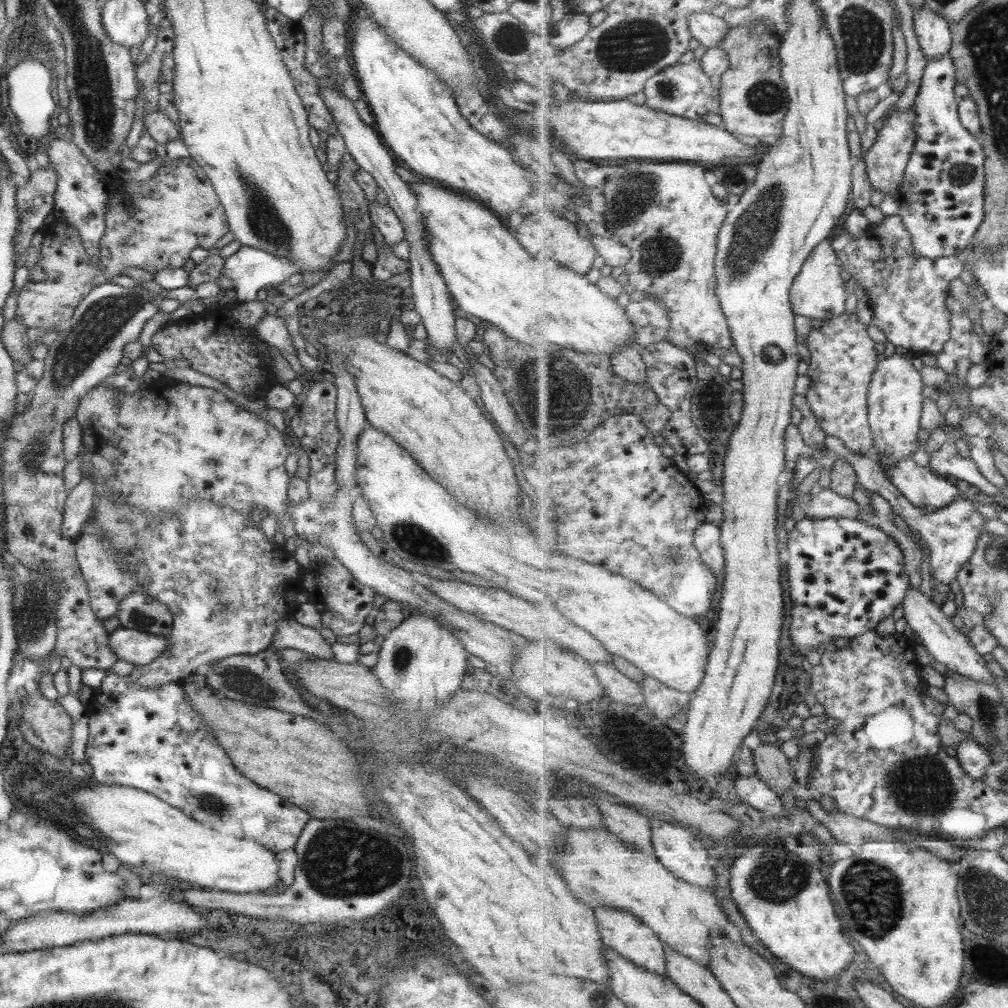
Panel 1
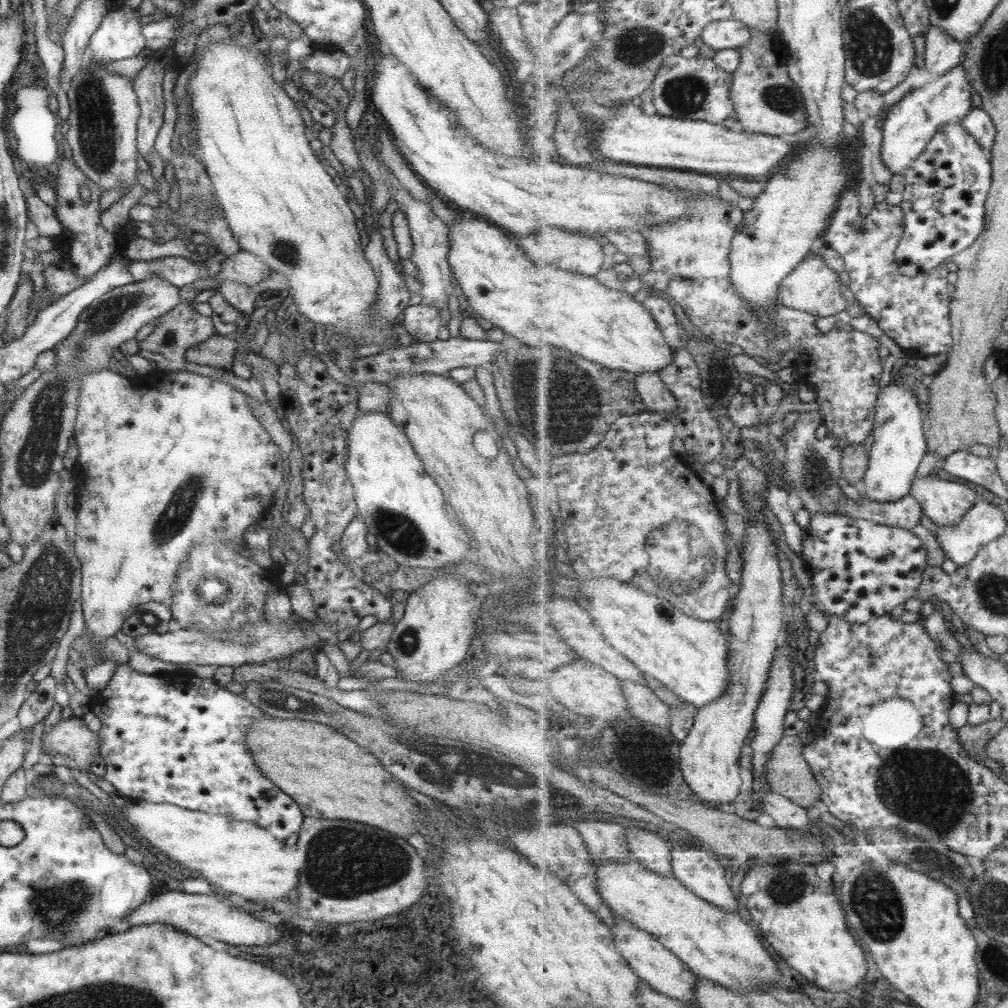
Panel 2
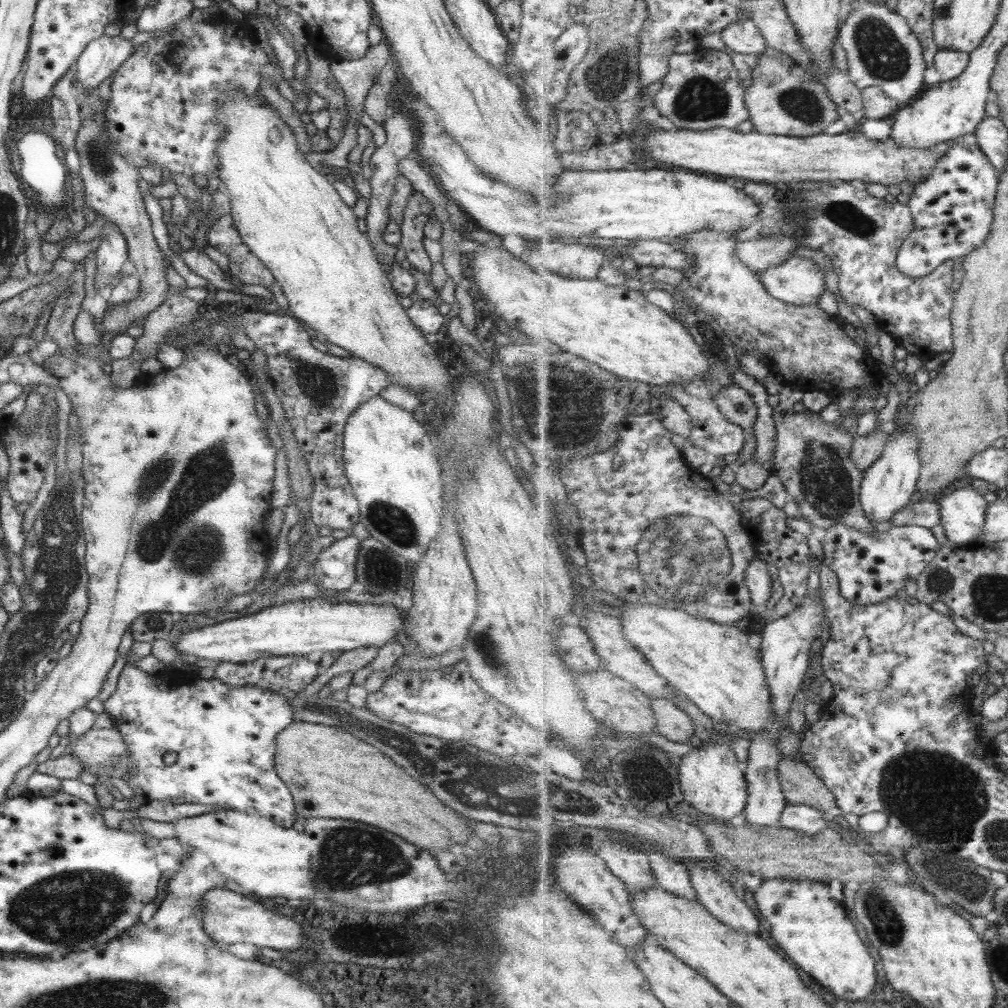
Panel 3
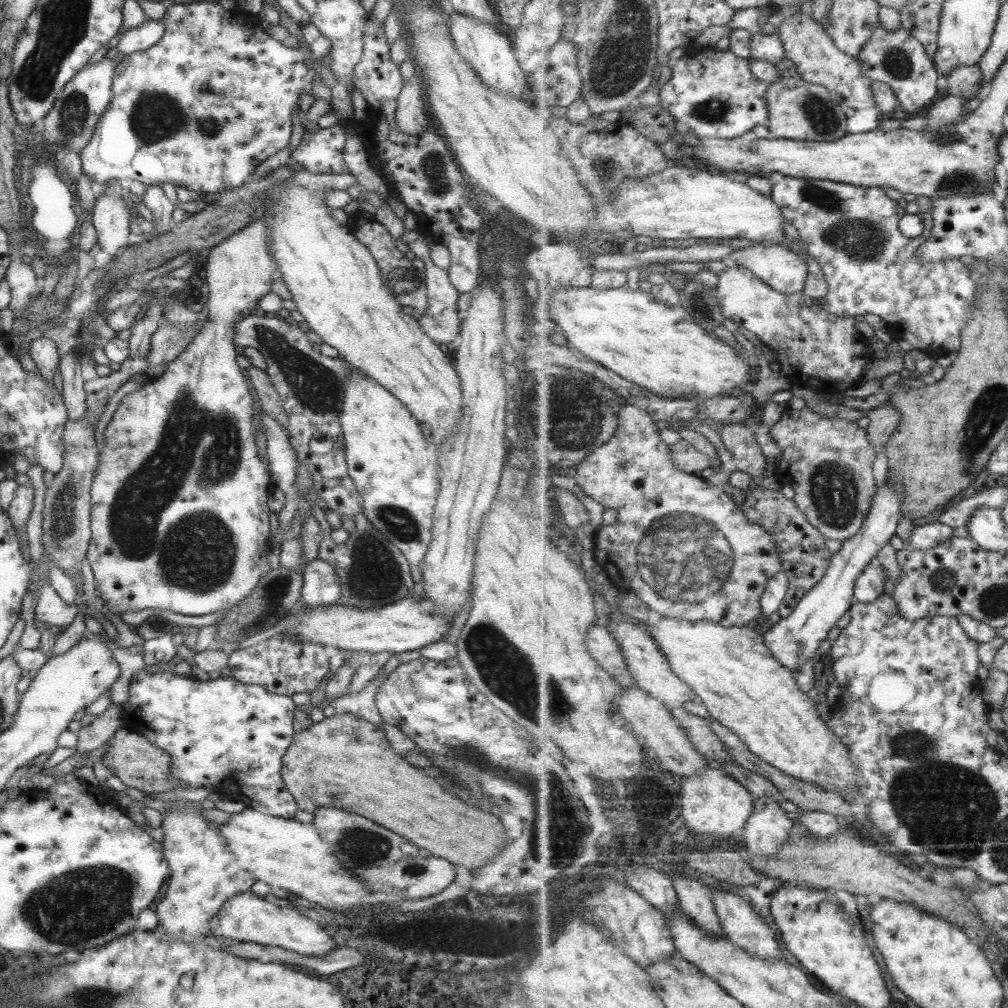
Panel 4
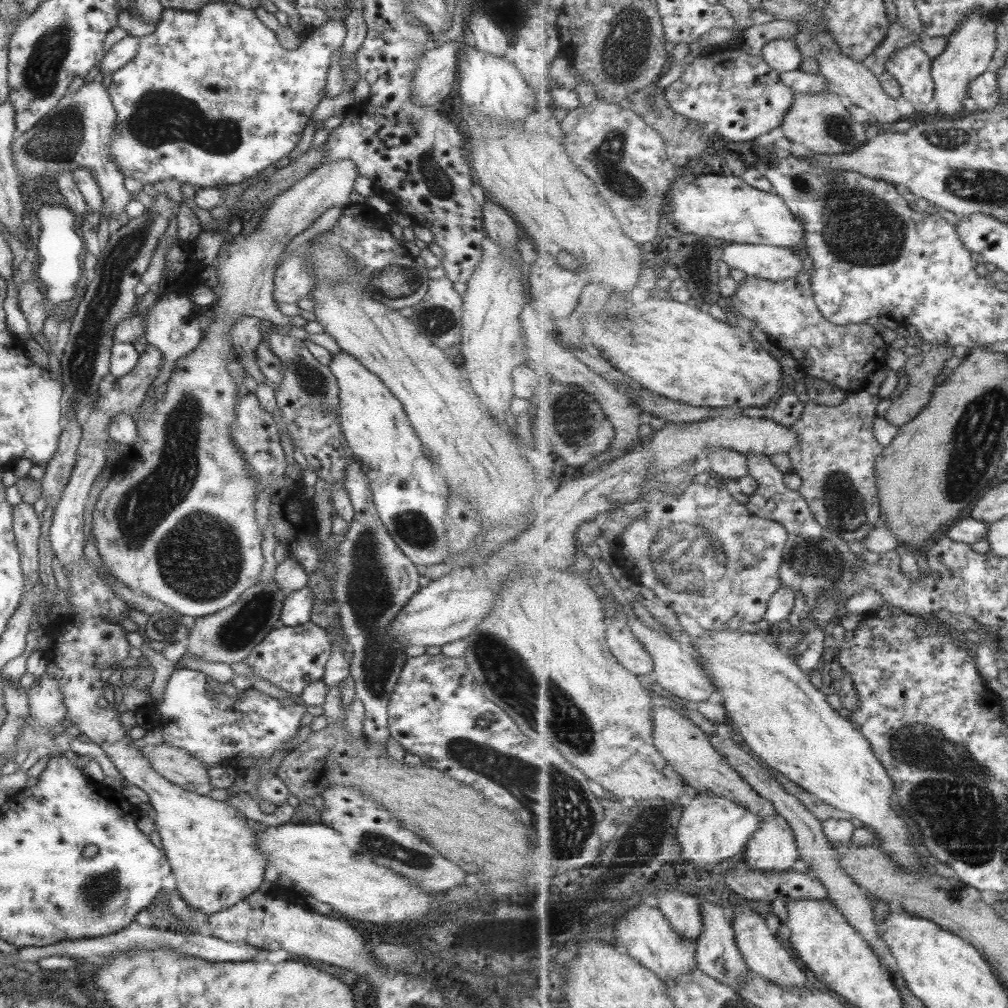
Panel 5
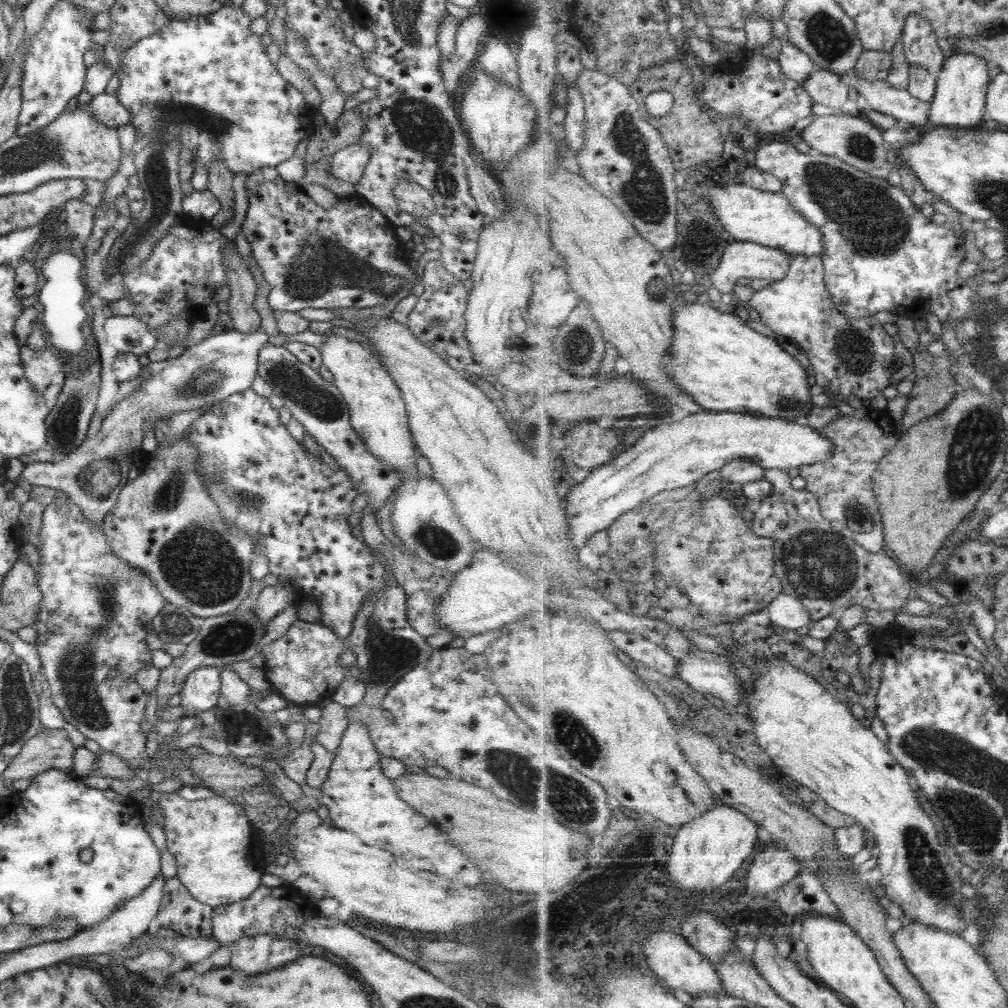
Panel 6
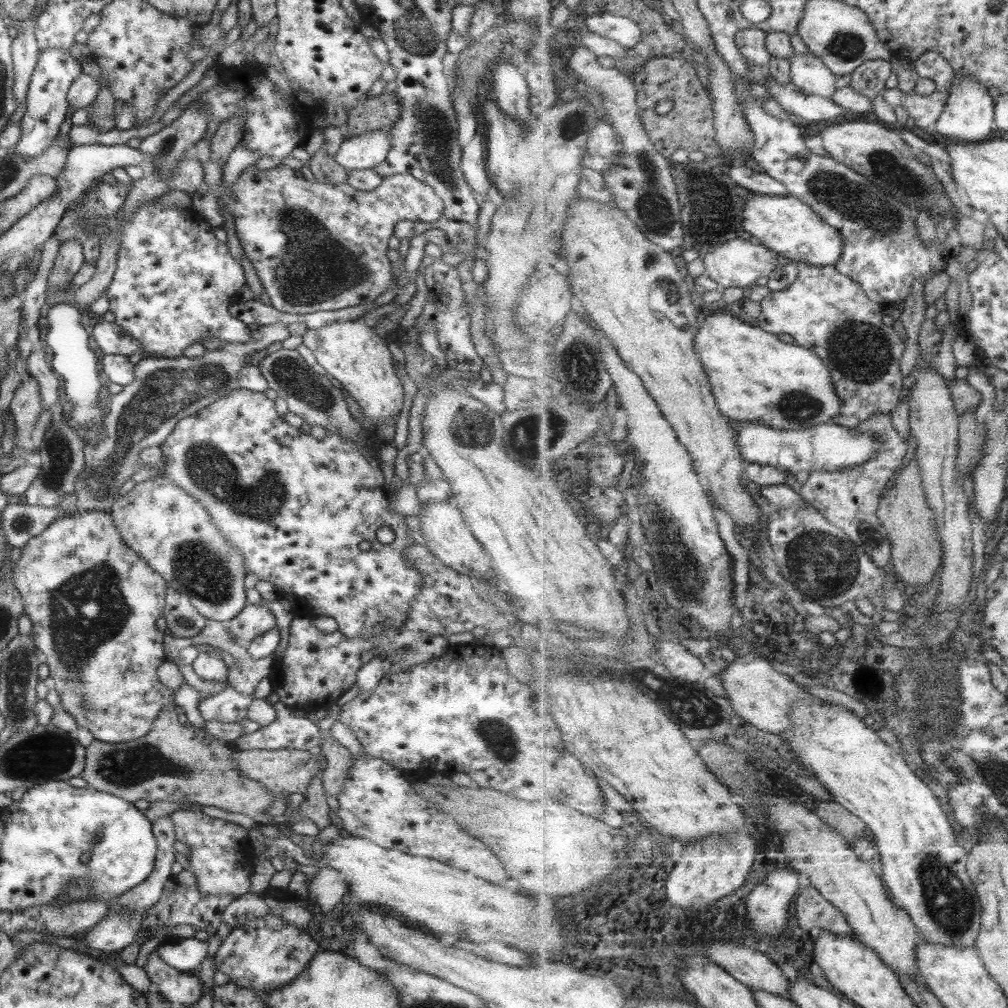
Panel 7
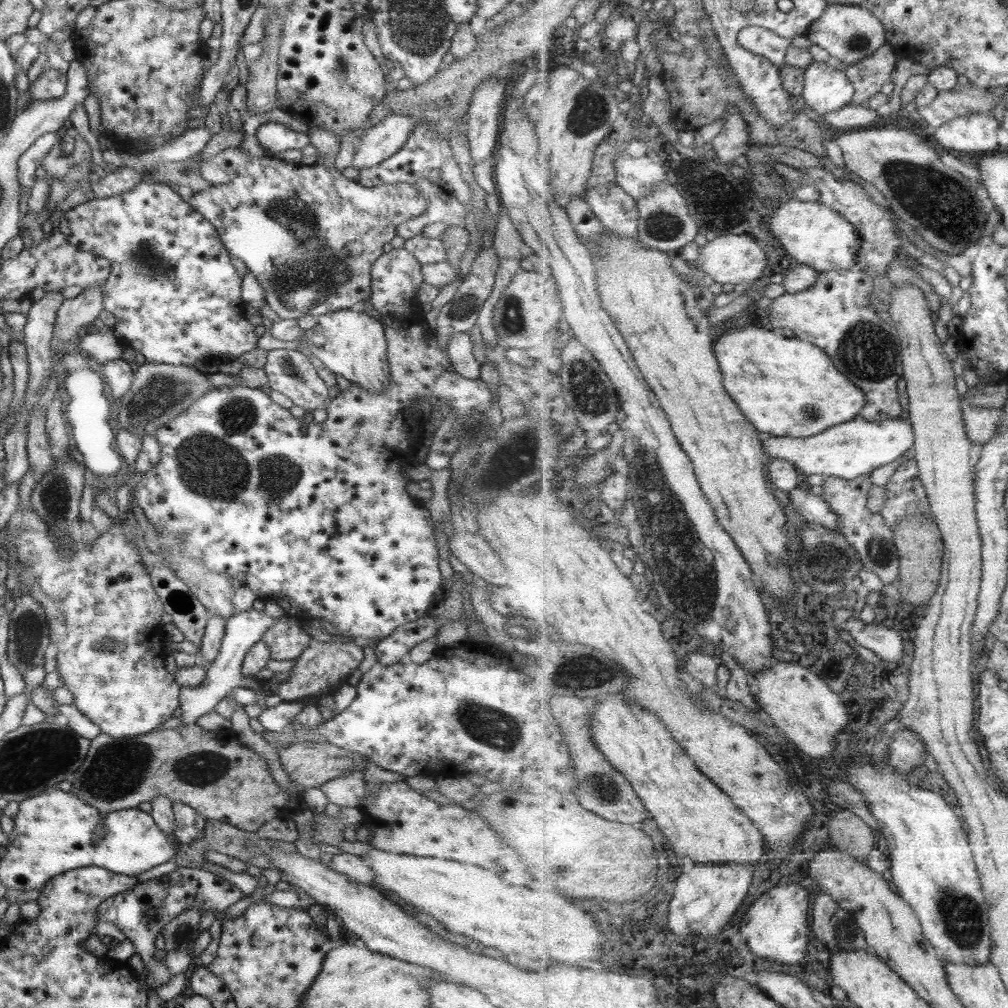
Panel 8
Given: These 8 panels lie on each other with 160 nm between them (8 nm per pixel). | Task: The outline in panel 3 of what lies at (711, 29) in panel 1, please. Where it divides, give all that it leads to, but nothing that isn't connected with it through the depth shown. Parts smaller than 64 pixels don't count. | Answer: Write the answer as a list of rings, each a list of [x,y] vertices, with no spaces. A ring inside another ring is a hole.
[[[751,20],[729,24],[720,33],[720,36],[725,46],[735,53],[755,53],[758,55],[769,47],[765,37]]]

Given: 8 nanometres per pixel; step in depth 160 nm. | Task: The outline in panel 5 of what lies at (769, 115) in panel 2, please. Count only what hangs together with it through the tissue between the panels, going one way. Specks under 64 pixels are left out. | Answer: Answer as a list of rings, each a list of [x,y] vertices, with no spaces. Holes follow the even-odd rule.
[[[821,91],[811,94],[796,93],[795,97],[795,103],[780,126],[790,142],[803,144],[814,154],[819,155],[848,153],[868,143],[867,128],[853,118],[852,113],[843,104],[841,95],[833,91]]]

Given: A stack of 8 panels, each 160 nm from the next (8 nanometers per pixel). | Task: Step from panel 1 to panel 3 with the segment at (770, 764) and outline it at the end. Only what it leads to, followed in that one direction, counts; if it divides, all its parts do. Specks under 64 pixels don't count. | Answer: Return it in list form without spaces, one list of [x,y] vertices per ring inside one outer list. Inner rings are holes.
[[[801,757],[781,760],[778,775],[789,803],[806,805],[823,812],[839,808],[831,789]]]

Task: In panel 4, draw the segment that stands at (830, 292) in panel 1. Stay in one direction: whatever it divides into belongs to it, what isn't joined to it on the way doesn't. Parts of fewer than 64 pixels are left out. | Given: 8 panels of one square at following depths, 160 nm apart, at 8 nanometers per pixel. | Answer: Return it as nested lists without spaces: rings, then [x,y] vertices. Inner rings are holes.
[[[788,244],[755,245],[733,250],[729,260],[754,272],[771,288],[799,294],[807,282],[807,262]]]

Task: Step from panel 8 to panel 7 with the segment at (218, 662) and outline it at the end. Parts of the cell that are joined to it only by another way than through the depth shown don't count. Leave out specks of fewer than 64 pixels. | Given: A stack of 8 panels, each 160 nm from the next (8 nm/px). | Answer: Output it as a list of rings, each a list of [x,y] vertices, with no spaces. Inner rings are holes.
[[[246,604],[235,618],[226,623],[229,636],[238,644],[246,645],[252,638],[275,627],[273,614],[262,604]]]

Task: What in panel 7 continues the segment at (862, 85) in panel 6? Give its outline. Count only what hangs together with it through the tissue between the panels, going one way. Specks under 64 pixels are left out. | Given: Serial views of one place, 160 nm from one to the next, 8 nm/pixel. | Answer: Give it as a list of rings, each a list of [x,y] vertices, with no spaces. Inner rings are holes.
[[[899,87],[883,90],[881,95],[884,101],[893,109],[904,106],[909,116],[915,120],[917,128],[934,129],[936,122],[940,119],[948,106],[949,89],[938,90],[931,96],[923,96],[916,90],[904,93]]]

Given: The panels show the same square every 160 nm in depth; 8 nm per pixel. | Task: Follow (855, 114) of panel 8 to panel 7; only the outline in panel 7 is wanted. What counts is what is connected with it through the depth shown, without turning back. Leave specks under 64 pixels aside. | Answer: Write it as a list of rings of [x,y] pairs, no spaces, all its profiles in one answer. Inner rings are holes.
[[[768,75],[767,78],[767,93],[790,114],[800,116],[811,122],[821,122],[821,120],[839,118],[847,111],[830,98],[806,93],[793,82],[779,85],[774,79],[770,79]]]

